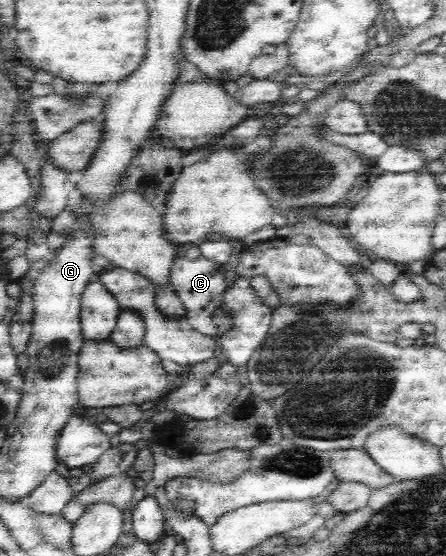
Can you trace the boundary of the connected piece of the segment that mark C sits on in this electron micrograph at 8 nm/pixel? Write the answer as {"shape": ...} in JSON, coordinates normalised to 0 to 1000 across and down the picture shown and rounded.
{"shape":[[[399,460],[386,475],[381,502],[395,531],[413,550],[413,574],[426,590],[451,603],[489,608],[484,585],[475,579],[475,559],[493,549],[493,538],[498,538],[498,527],[509,511],[502,475],[453,462],[426,468],[417,460]]]}

